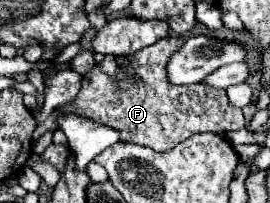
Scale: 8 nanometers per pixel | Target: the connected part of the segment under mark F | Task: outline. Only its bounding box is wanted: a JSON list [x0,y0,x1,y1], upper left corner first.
[32,34,244,152]

